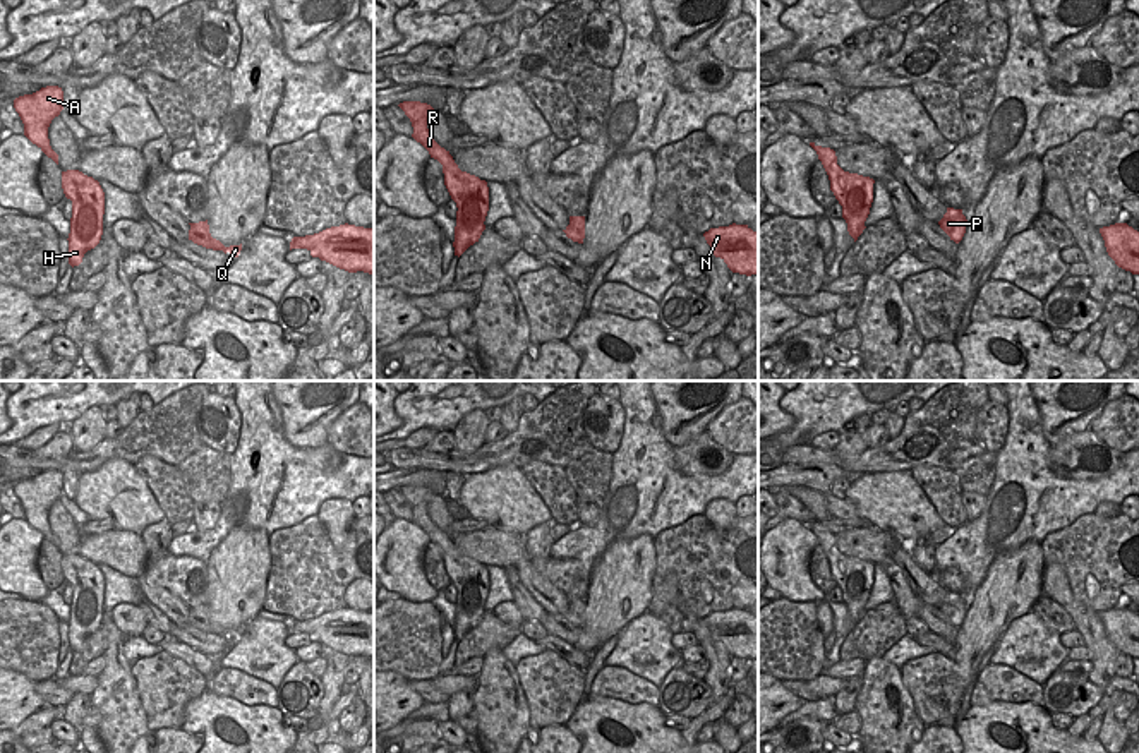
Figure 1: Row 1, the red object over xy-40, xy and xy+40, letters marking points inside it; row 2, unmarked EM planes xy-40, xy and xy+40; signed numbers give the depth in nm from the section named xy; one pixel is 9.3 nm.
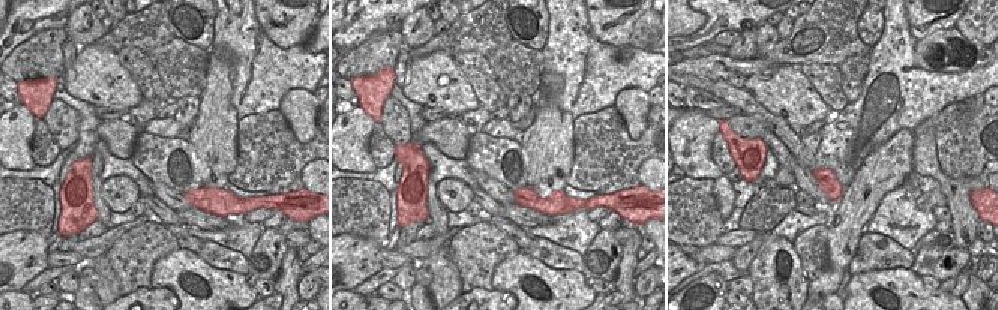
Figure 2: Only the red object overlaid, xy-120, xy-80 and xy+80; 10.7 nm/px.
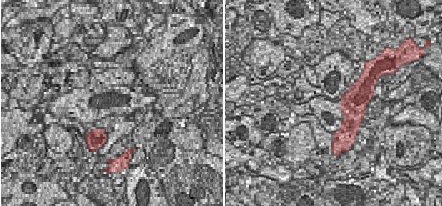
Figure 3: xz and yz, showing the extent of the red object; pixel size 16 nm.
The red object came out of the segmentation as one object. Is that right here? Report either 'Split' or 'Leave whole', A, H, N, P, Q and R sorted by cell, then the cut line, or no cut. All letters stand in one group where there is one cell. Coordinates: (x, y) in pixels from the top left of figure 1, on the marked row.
Leave whole. Groups: A H N P Q R. No split.

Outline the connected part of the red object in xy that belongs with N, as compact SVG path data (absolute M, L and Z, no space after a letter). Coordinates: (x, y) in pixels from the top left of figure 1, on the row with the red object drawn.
M748 225L710 228L703 237L732 273L758 274L758 233Z

